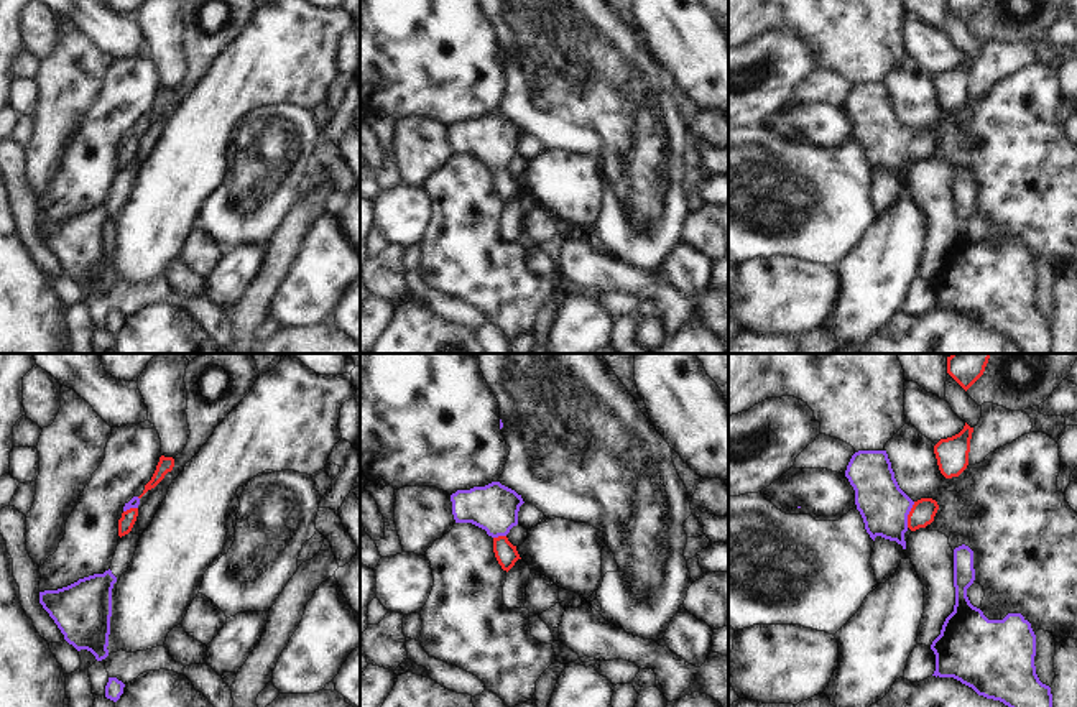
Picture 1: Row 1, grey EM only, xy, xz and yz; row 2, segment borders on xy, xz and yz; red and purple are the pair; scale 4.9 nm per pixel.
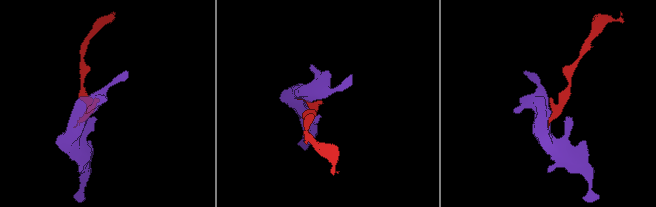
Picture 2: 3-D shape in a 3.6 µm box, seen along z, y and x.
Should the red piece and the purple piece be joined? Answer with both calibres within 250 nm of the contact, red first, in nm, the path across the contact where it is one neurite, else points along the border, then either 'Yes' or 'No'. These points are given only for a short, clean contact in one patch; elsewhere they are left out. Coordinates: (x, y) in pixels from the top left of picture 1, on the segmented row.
Thickness 120 nm (red) against 240 nm. Yes

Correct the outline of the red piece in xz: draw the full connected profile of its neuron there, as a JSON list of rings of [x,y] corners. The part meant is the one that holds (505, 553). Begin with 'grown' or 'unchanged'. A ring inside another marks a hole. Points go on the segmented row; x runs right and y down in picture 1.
grown | [[[492,482],[485,487],[457,490],[451,495],[455,523],[472,523],[493,538],[493,552],[503,571],[510,571],[520,557],[506,534],[518,524],[518,511],[525,503],[515,490]]]

